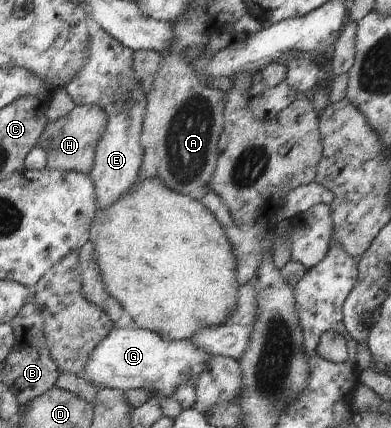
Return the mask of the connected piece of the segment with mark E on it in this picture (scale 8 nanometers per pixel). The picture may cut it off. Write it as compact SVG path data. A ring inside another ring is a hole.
M100 28L88 41L88 58L84 69L80 69L65 88L76 104L98 105L100 109L108 109L108 133L104 133L104 141L96 145L96 169L88 173L94 183L94 199L98 209L110 207L114 201L131 192L132 185L139 179L143 163L144 151L140 137L147 97L136 78L134 59L135 52L132 49Z

